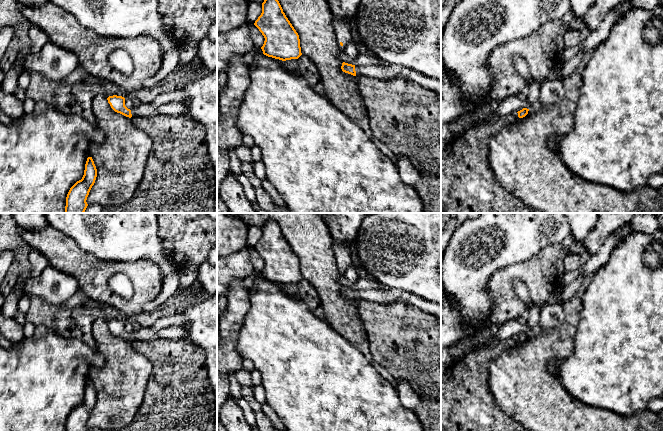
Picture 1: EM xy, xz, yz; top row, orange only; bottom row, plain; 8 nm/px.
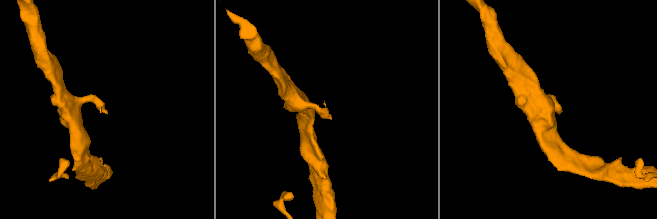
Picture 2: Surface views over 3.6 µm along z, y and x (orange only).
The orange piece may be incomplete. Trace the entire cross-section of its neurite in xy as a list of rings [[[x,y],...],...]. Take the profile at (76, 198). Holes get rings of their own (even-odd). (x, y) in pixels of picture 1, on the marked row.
[[[88,157],[84,175],[69,190],[66,197],[65,213],[84,213],[88,204],[86,202],[89,192],[95,183],[97,169],[92,157]]]

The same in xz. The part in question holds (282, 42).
[[[264,0],[262,13],[254,25],[265,38],[261,47],[264,55],[282,61],[298,59],[302,55],[299,35],[278,0]]]

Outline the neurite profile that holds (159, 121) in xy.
[[[157,114],[148,117],[132,116],[131,120],[138,129],[151,137],[152,150],[134,196],[123,205],[104,206],[102,213],[214,213],[215,181],[204,127],[186,116]]]

